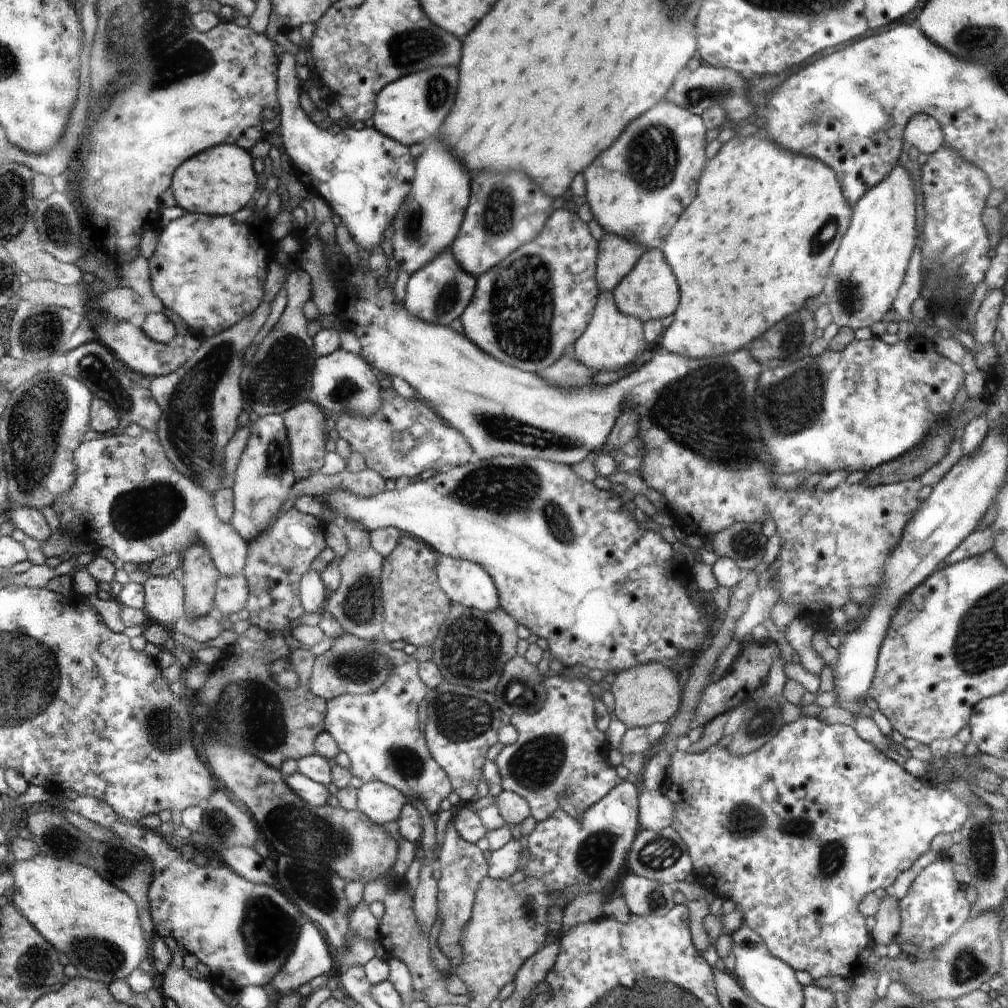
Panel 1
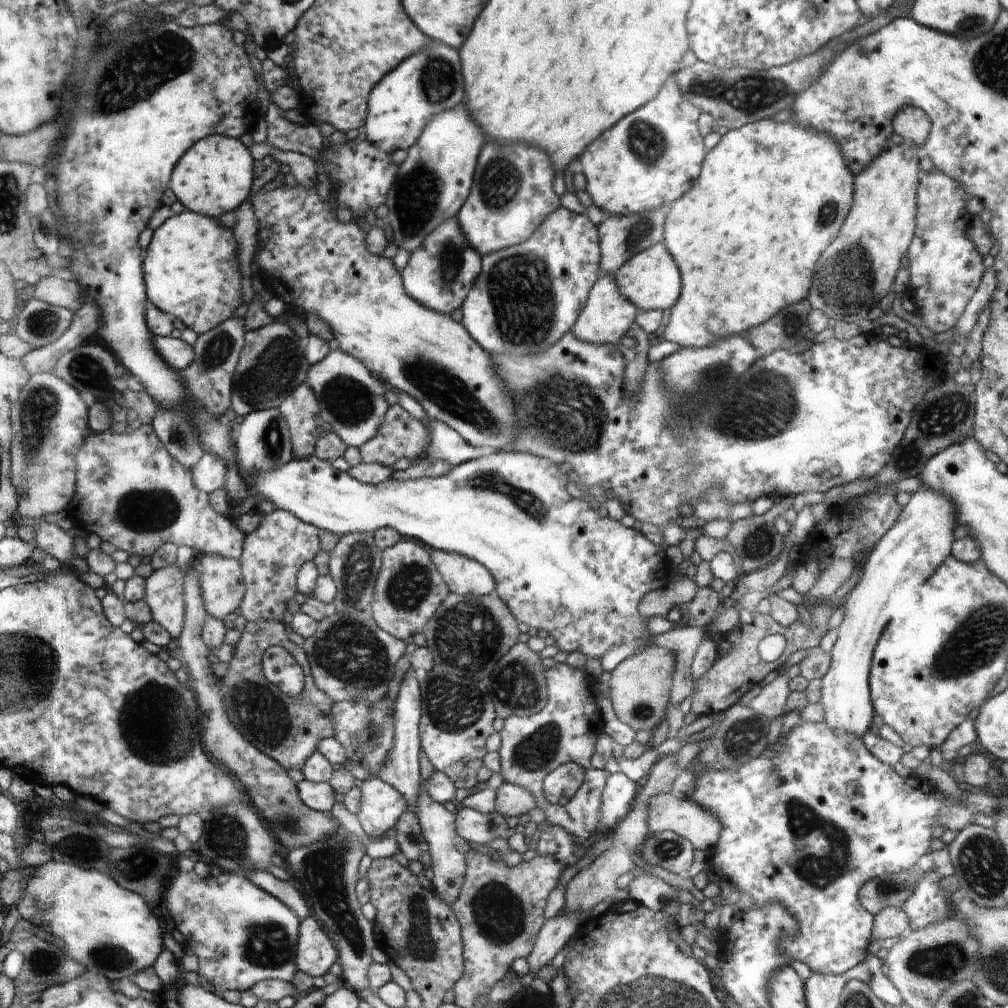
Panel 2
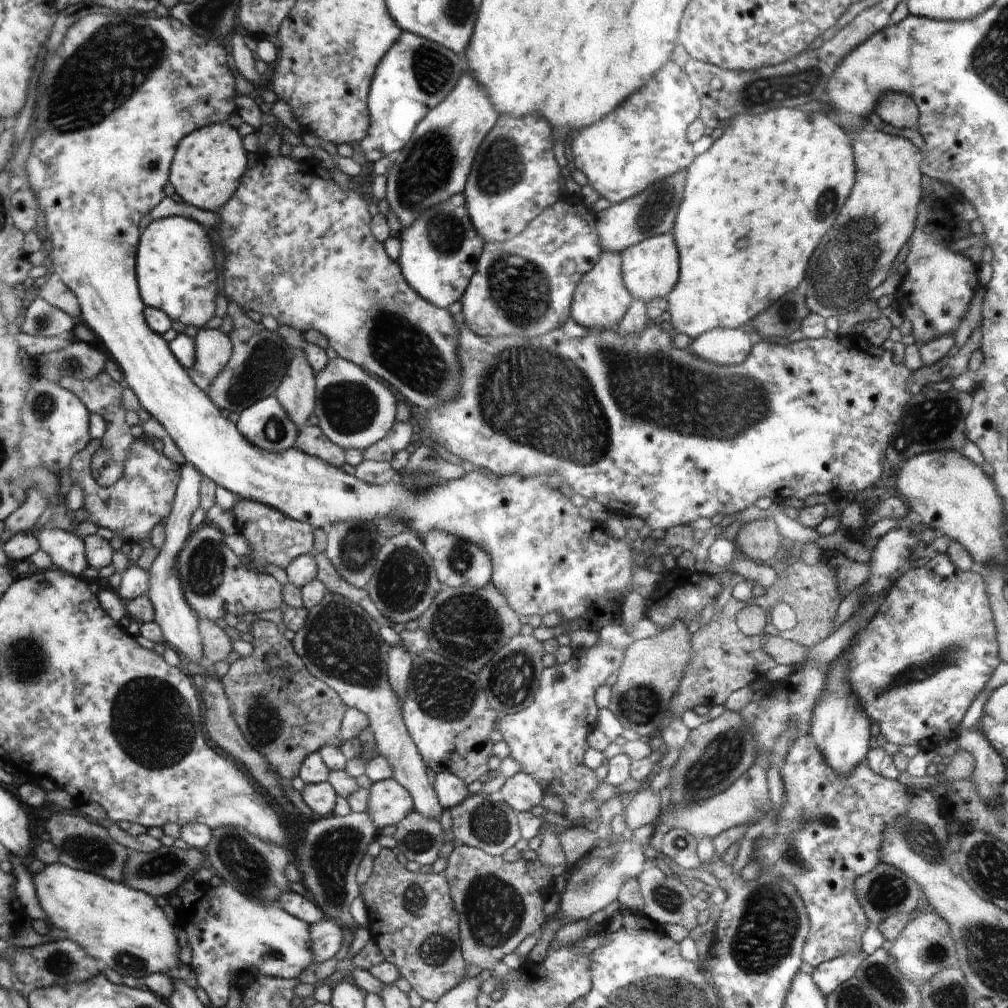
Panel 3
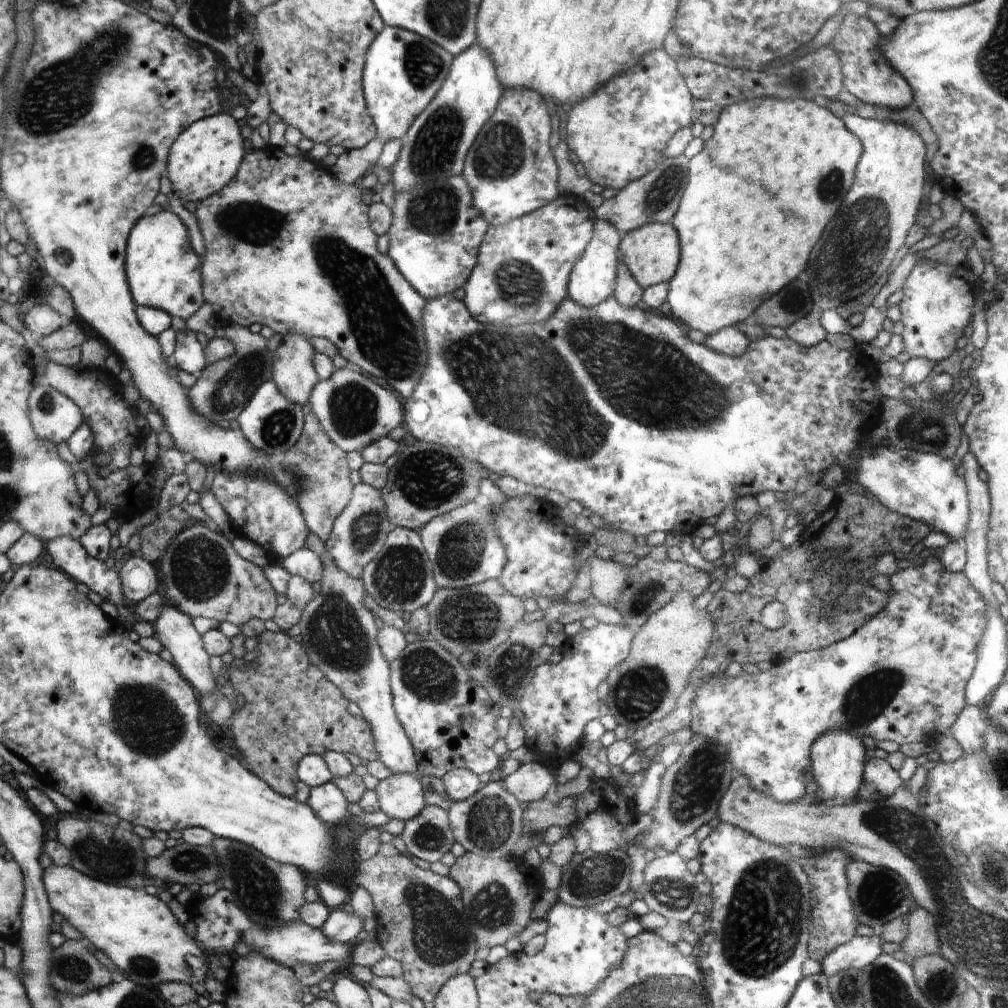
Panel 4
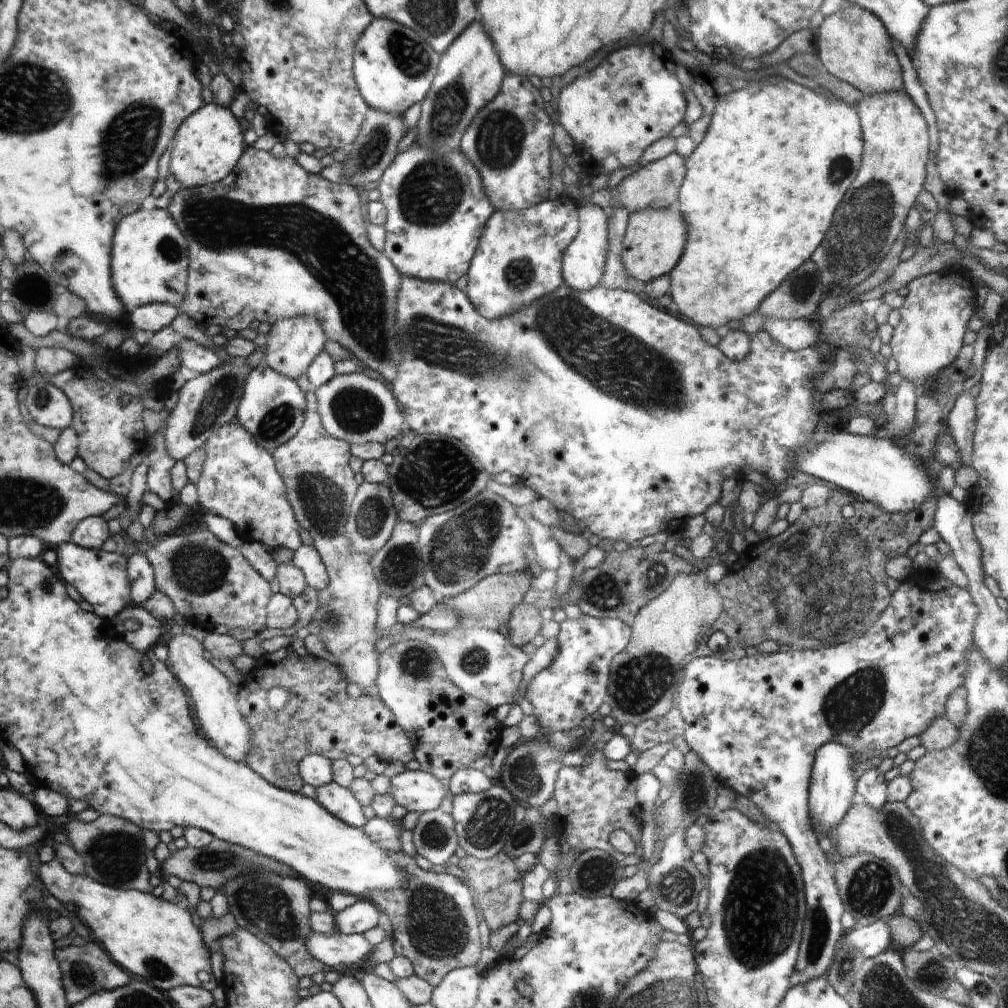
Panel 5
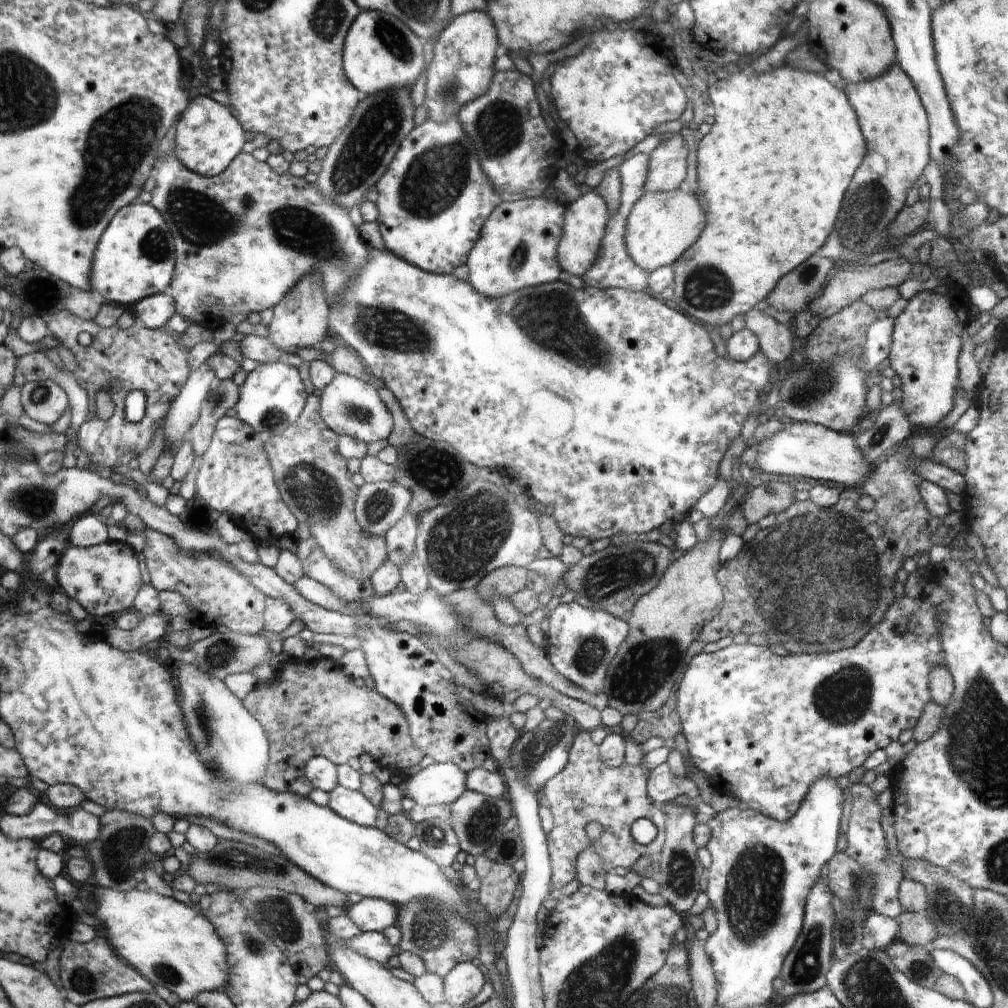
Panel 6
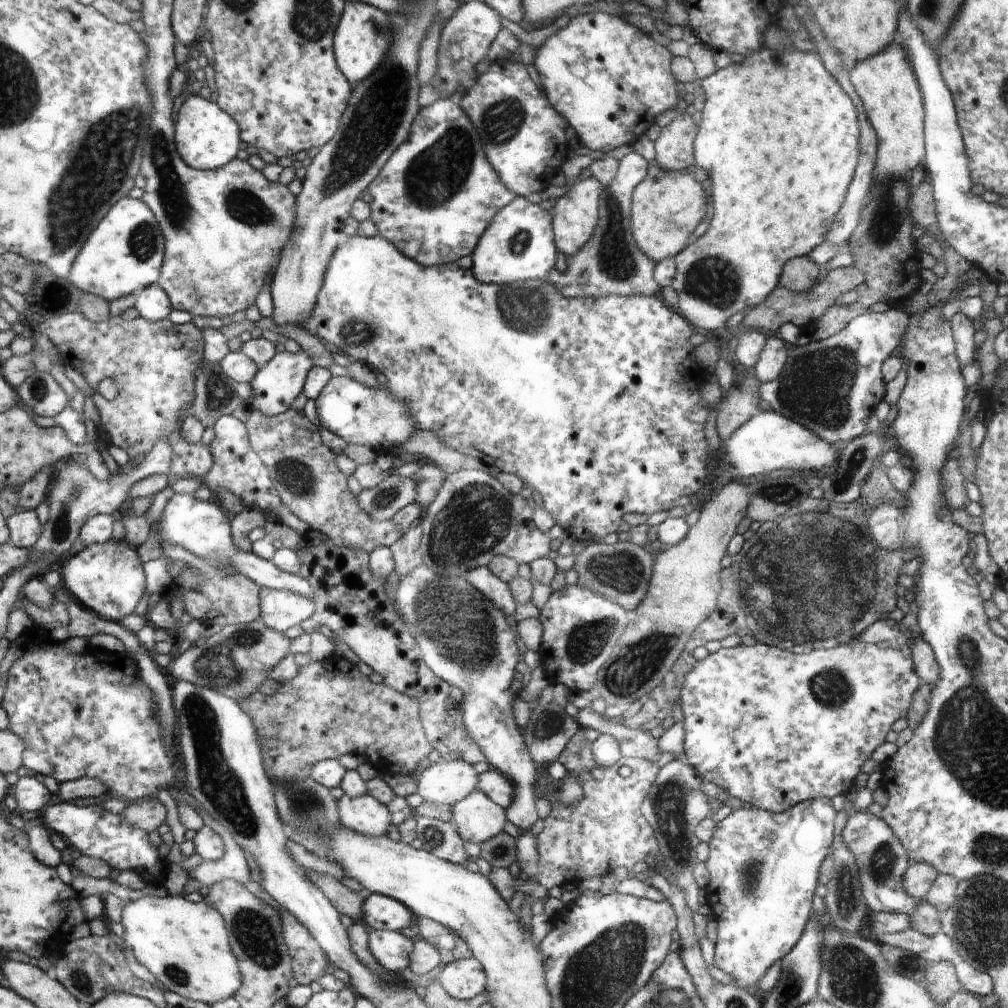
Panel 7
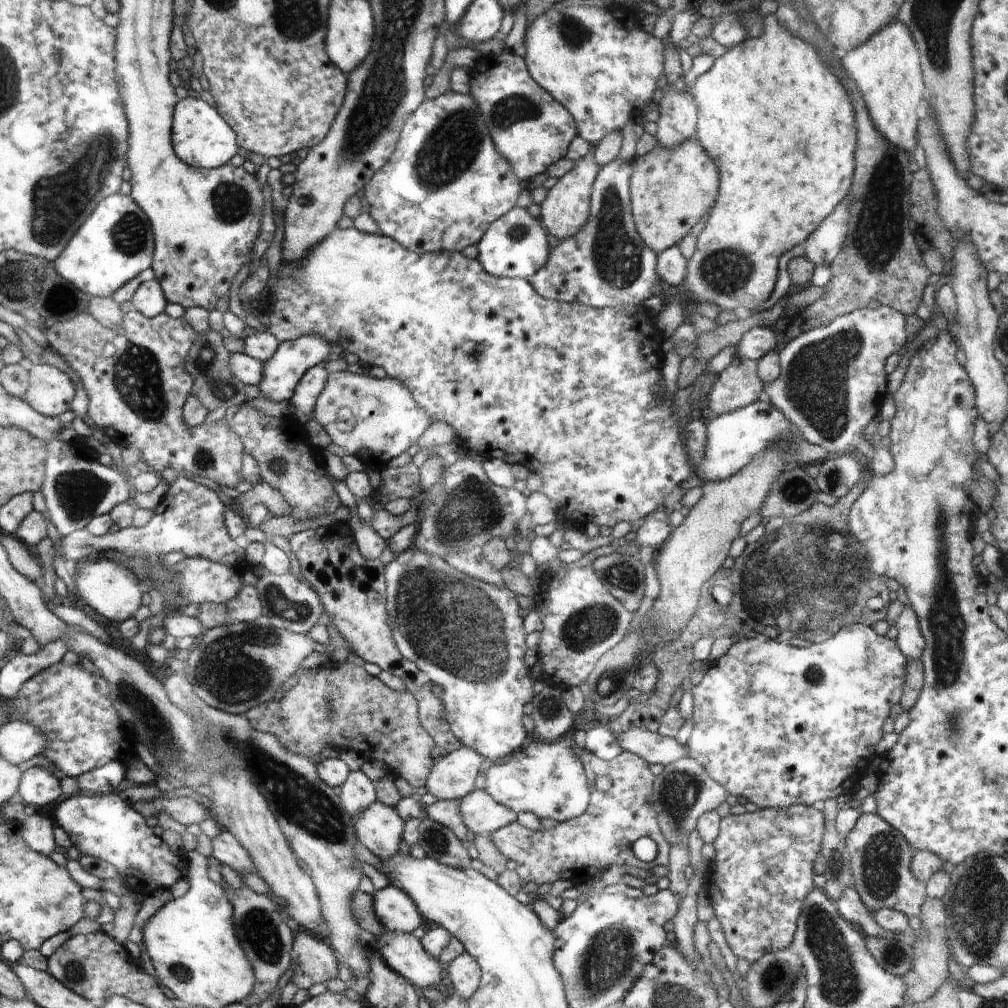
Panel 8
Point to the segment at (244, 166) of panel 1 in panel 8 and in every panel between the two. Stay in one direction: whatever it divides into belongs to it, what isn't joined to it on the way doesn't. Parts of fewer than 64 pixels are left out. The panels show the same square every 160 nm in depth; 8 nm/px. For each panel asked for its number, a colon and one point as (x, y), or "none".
2: (214, 178)
3: (210, 165)
4: (205, 160)
5: (209, 147)
6: (208, 138)
7: (207, 138)
8: (203, 138)

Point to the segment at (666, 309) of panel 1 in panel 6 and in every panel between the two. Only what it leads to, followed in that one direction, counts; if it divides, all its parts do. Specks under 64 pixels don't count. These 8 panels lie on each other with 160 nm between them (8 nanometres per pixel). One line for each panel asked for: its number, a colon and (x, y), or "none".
2: (650, 280)
3: (650, 269)
4: (651, 253)
5: (654, 240)
6: (660, 227)

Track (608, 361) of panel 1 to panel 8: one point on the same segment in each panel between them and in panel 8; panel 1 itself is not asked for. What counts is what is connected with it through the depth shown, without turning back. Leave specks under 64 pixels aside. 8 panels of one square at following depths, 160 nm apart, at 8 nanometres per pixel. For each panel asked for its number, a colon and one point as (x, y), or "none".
2: (608, 316)
3: (600, 300)
4: (593, 279)
5: (583, 264)
6: (585, 220)
7: (575, 215)
8: (565, 210)

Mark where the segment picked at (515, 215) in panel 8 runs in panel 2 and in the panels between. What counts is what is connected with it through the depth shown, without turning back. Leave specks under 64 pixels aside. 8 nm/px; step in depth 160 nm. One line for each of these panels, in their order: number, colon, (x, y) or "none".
2: (527, 297)
3: (524, 286)
4: (521, 276)
5: (519, 257)
6: (517, 248)
7: (519, 245)

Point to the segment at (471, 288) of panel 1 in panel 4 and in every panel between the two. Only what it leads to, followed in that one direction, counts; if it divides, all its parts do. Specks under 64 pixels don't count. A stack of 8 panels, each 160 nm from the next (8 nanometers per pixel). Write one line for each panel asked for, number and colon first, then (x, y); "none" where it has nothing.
2: (439, 274)
3: (438, 254)
4: (435, 233)

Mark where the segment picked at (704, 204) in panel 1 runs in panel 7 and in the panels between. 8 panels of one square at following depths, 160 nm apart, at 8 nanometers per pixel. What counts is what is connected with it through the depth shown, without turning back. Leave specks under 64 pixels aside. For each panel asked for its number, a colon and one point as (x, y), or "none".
2: (770, 197)
3: (744, 234)
4: (768, 181)
5: (760, 191)
6: (773, 194)
7: (768, 122)

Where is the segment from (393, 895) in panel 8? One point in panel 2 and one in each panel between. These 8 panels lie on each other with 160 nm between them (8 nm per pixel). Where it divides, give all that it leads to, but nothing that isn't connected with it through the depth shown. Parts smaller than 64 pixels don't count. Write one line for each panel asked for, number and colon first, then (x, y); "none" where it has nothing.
2: (316, 952)
3: (326, 941)
4: (340, 927)
5: (361, 916)
6: (370, 914)
7: (381, 912)

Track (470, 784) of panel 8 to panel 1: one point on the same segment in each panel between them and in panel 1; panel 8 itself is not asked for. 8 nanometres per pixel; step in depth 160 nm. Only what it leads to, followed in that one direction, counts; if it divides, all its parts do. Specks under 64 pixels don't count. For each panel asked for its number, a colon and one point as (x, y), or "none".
1: (383, 803)
2: (381, 805)
3: (389, 803)
4: (401, 796)
5: (417, 791)
6: (442, 783)
7: (448, 782)

